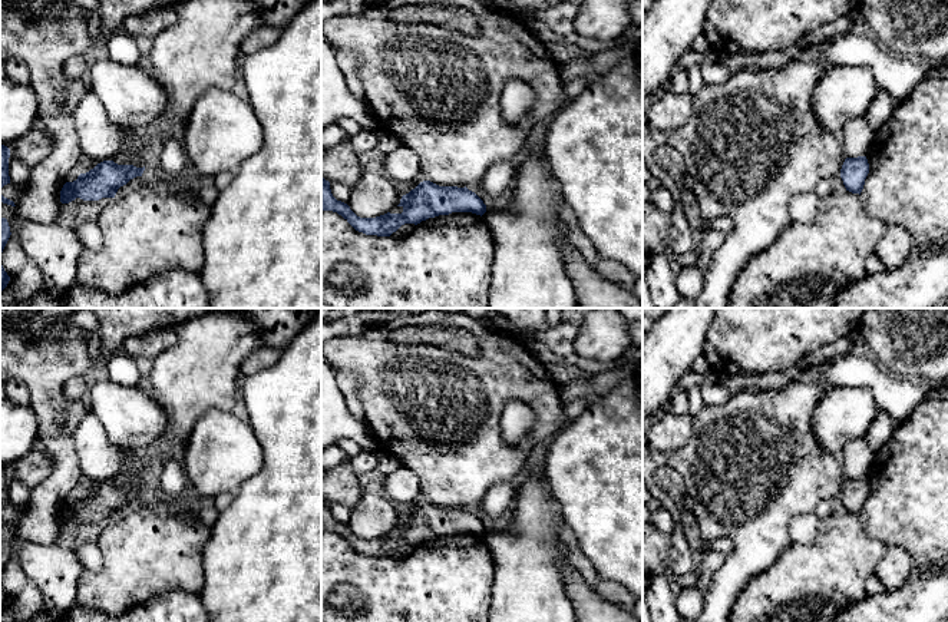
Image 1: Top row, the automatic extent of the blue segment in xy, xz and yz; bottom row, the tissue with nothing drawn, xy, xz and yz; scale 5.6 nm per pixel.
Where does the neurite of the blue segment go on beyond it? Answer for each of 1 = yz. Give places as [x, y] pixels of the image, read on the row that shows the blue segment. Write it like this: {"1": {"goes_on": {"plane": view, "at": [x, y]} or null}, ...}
{"1": {"goes_on": null}}

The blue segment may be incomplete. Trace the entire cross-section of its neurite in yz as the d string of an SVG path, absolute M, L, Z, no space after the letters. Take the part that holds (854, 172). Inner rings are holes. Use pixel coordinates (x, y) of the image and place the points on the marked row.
M866 156L846 158L840 169L840 178L846 191L859 195L863 189L868 173L869 163Z

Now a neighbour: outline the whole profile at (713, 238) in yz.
M711 226L703 231L701 251L698 252L698 259L696 262L696 265L701 271L706 271L706 268L710 265L714 254L723 245L726 236L727 236L726 234Z

